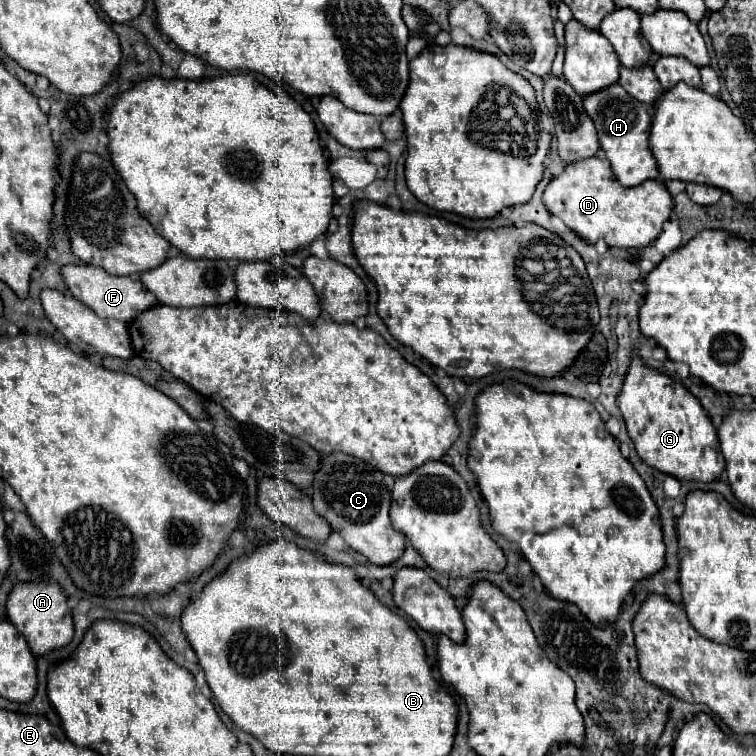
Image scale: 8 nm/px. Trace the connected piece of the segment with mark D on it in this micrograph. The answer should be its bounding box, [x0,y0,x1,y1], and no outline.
[544,156,672,248]

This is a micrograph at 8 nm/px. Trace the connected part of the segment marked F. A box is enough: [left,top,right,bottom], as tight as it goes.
[60,264,158,322]

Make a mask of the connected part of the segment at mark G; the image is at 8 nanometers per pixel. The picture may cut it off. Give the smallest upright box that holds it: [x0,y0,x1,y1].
[616,356,724,482]

